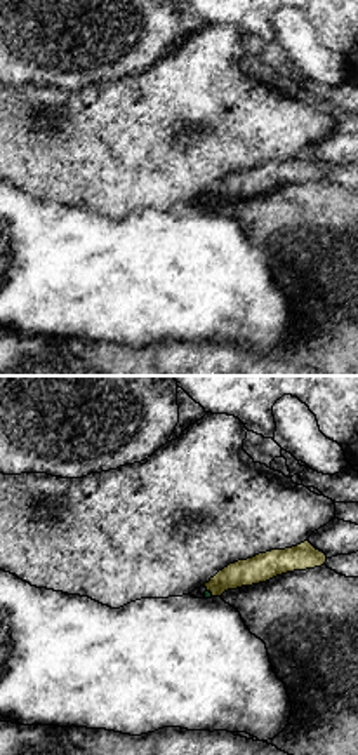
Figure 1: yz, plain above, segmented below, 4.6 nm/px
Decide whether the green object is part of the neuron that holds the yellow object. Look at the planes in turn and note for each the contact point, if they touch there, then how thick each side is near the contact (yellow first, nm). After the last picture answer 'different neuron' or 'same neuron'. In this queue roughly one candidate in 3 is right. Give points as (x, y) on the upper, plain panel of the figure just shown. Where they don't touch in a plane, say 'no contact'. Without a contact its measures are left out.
meets yellow at (211, 202); 130 nm thick on the yellow side, 30 nm on the other

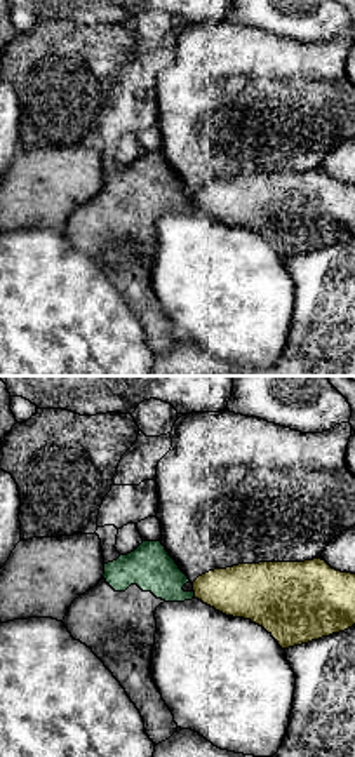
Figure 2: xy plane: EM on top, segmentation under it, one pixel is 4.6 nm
meets yellow at (195, 204); 260 nm thick on the yellow side, 200 nm on the other

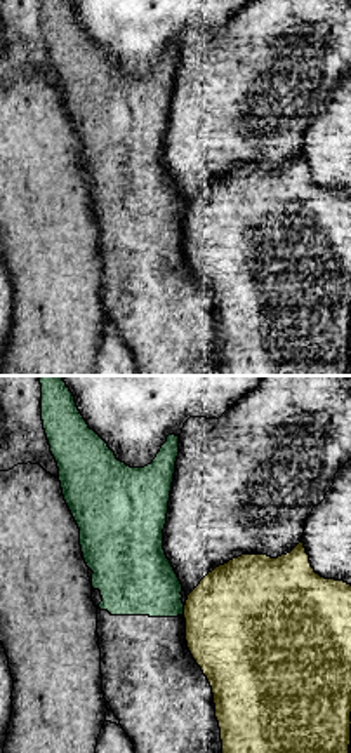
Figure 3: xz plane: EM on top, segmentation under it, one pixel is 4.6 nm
meets yellow at (185, 219); 480 nm thick on the yellow side, 320 nm on the other

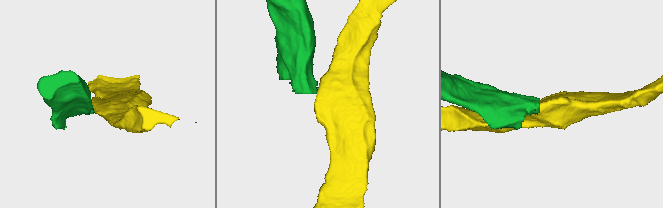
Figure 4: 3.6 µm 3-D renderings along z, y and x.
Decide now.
different neuron

